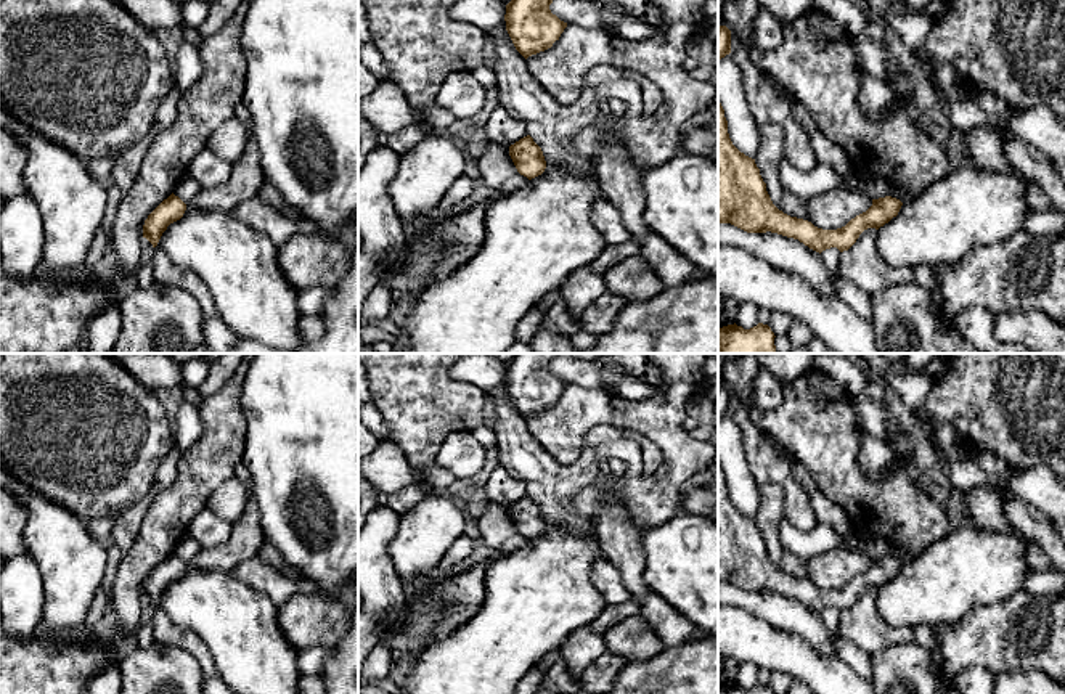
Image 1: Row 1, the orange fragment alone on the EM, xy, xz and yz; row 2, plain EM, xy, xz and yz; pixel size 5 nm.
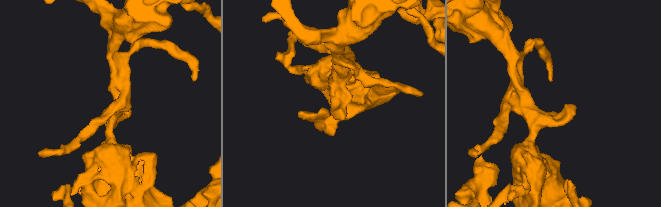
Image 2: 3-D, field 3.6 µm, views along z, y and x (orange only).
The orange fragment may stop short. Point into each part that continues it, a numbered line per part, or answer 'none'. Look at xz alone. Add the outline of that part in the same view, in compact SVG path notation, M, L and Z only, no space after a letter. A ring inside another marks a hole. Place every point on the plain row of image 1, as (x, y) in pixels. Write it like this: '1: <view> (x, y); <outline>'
none

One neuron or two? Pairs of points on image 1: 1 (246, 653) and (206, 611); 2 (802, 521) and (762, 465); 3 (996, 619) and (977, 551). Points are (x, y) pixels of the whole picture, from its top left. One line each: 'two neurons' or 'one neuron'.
1: one neuron
2: one neuron
3: two neurons

